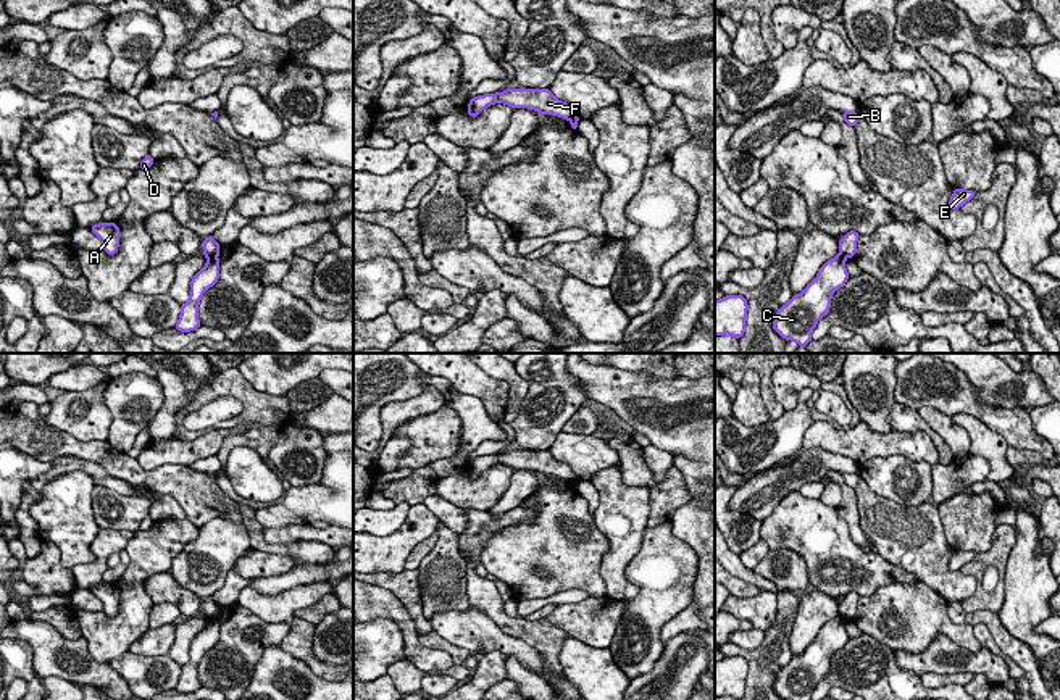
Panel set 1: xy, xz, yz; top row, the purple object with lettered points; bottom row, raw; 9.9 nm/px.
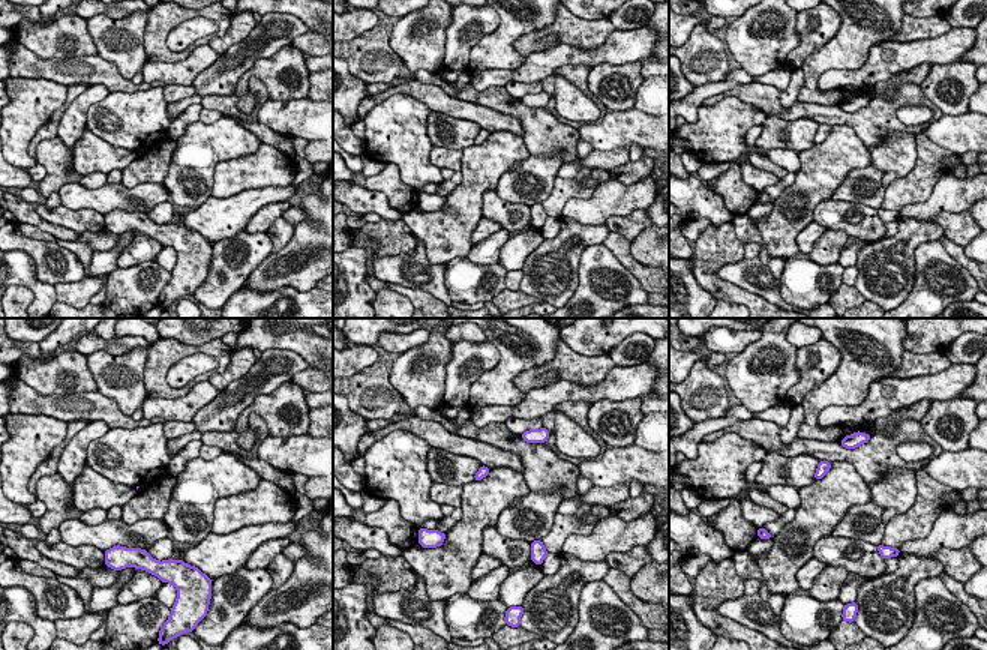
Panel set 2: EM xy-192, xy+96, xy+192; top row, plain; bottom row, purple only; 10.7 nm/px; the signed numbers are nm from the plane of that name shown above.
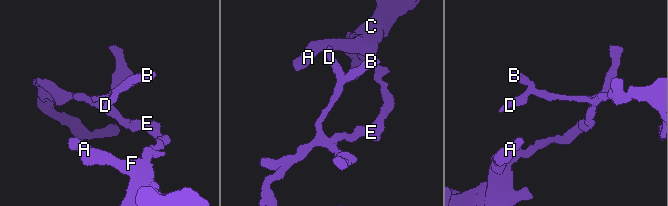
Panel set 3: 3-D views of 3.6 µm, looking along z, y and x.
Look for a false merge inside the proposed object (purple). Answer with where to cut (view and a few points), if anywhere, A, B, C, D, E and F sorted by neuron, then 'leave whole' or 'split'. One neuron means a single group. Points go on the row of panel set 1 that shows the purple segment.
xy (205, 254), (217, 257) | A C F / B D E | split

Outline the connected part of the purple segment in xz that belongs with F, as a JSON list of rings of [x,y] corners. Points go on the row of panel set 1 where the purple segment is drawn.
[[[507,89],[503,92],[484,94],[469,100],[468,115],[476,118],[482,110],[494,103],[516,108],[534,110],[539,115],[555,115],[568,121],[579,121],[570,103],[560,102],[549,89]]]

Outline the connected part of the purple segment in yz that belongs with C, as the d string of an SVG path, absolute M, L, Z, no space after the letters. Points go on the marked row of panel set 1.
M836 255L818 271L816 277L803 292L776 311L773 329L786 340L794 340L799 347L807 347L812 340L812 331L818 321L829 313L833 294L844 287L849 279L845 258Z

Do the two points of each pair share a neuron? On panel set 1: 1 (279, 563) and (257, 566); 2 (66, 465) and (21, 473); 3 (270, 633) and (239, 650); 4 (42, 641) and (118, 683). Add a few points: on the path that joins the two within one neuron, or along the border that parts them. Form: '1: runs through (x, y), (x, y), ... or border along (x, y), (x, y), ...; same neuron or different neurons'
1: runs through (275, 565), (262, 565); same neuron
2: border along (52, 462), (52, 466), (41, 476); different neurons
3: runs through (262, 634), (254, 636), (247, 642); same neuron
4: runs through (54, 662), (66, 673), (97, 674); same neuron

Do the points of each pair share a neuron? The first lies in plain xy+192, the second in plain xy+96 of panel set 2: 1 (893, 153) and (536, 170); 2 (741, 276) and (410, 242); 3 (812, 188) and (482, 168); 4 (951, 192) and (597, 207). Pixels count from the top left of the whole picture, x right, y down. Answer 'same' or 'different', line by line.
1: different
2: different
3: same
4: same

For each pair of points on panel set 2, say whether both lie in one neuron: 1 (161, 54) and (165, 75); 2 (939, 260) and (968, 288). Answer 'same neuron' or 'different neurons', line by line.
1: different neurons
2: same neuron

